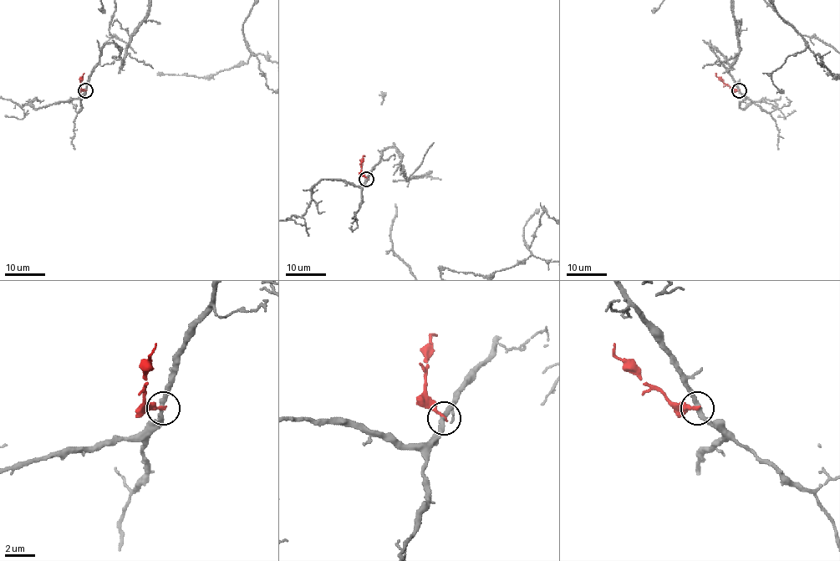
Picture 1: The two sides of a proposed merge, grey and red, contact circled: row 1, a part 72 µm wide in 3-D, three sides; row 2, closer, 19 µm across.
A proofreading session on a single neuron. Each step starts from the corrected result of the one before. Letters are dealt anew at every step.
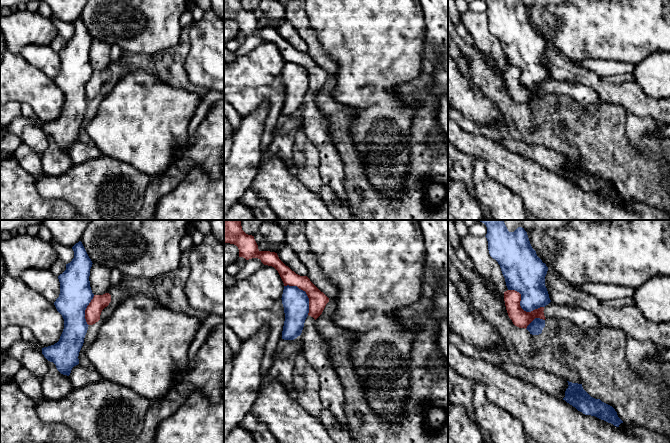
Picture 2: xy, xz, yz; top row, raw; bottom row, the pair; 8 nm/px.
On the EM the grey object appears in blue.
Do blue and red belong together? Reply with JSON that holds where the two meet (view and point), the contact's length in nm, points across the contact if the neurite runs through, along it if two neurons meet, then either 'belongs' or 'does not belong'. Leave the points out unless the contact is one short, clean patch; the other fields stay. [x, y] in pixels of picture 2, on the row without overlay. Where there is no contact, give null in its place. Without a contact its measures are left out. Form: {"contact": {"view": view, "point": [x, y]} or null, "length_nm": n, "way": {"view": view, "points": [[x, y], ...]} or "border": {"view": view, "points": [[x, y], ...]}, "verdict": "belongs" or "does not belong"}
{"contact": {"view": "yz", "point": [520, 81]}, "length_nm": 320, "verdict": "does not belong"}

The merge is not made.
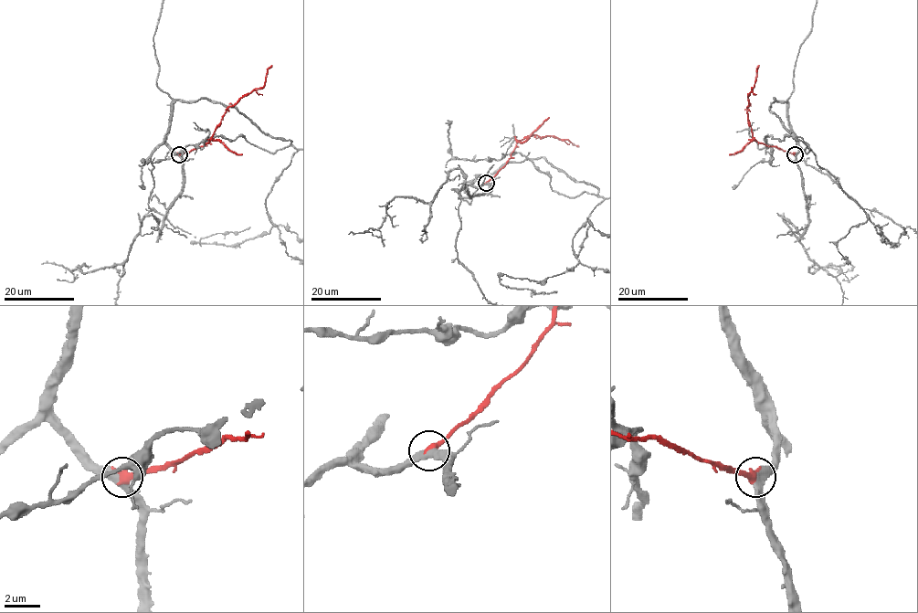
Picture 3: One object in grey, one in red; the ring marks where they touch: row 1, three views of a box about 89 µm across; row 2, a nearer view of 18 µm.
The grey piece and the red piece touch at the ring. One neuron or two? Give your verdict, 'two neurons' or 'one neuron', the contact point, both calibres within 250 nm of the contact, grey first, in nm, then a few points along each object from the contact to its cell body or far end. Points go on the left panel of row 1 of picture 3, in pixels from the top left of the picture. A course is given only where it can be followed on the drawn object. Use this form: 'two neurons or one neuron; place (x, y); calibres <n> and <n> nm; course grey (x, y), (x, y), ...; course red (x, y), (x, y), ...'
two neurons; place (179, 154); calibres 380 and 440 nm; course grey (179, 153), (165, 142), (177, 100), (233, 106), (291, 142), (266, 197), (269, 233), (193, 242), (250, 227); course red (179, 153), (203, 147), (208, 142), (226, 110), (241, 98), (260, 89), (267, 70), (272, 65)

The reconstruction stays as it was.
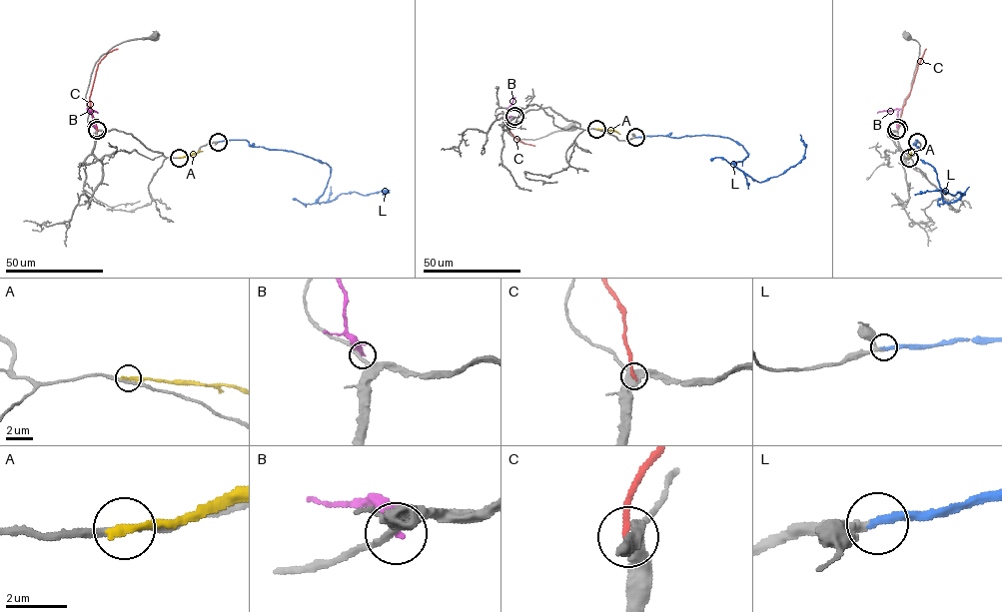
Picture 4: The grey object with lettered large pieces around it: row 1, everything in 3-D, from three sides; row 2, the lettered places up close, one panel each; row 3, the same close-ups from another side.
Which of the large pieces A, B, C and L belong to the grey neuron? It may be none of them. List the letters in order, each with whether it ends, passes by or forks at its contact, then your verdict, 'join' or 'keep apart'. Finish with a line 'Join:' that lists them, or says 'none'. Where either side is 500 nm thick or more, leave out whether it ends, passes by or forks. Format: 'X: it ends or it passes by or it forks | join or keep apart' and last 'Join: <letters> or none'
A: it ends | keep apart
B: it ends | keep apart
C: it ends | keep apart
L: it ends | join
Join: L

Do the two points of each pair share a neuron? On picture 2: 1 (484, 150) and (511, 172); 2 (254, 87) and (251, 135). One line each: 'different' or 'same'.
1: same
2: different

